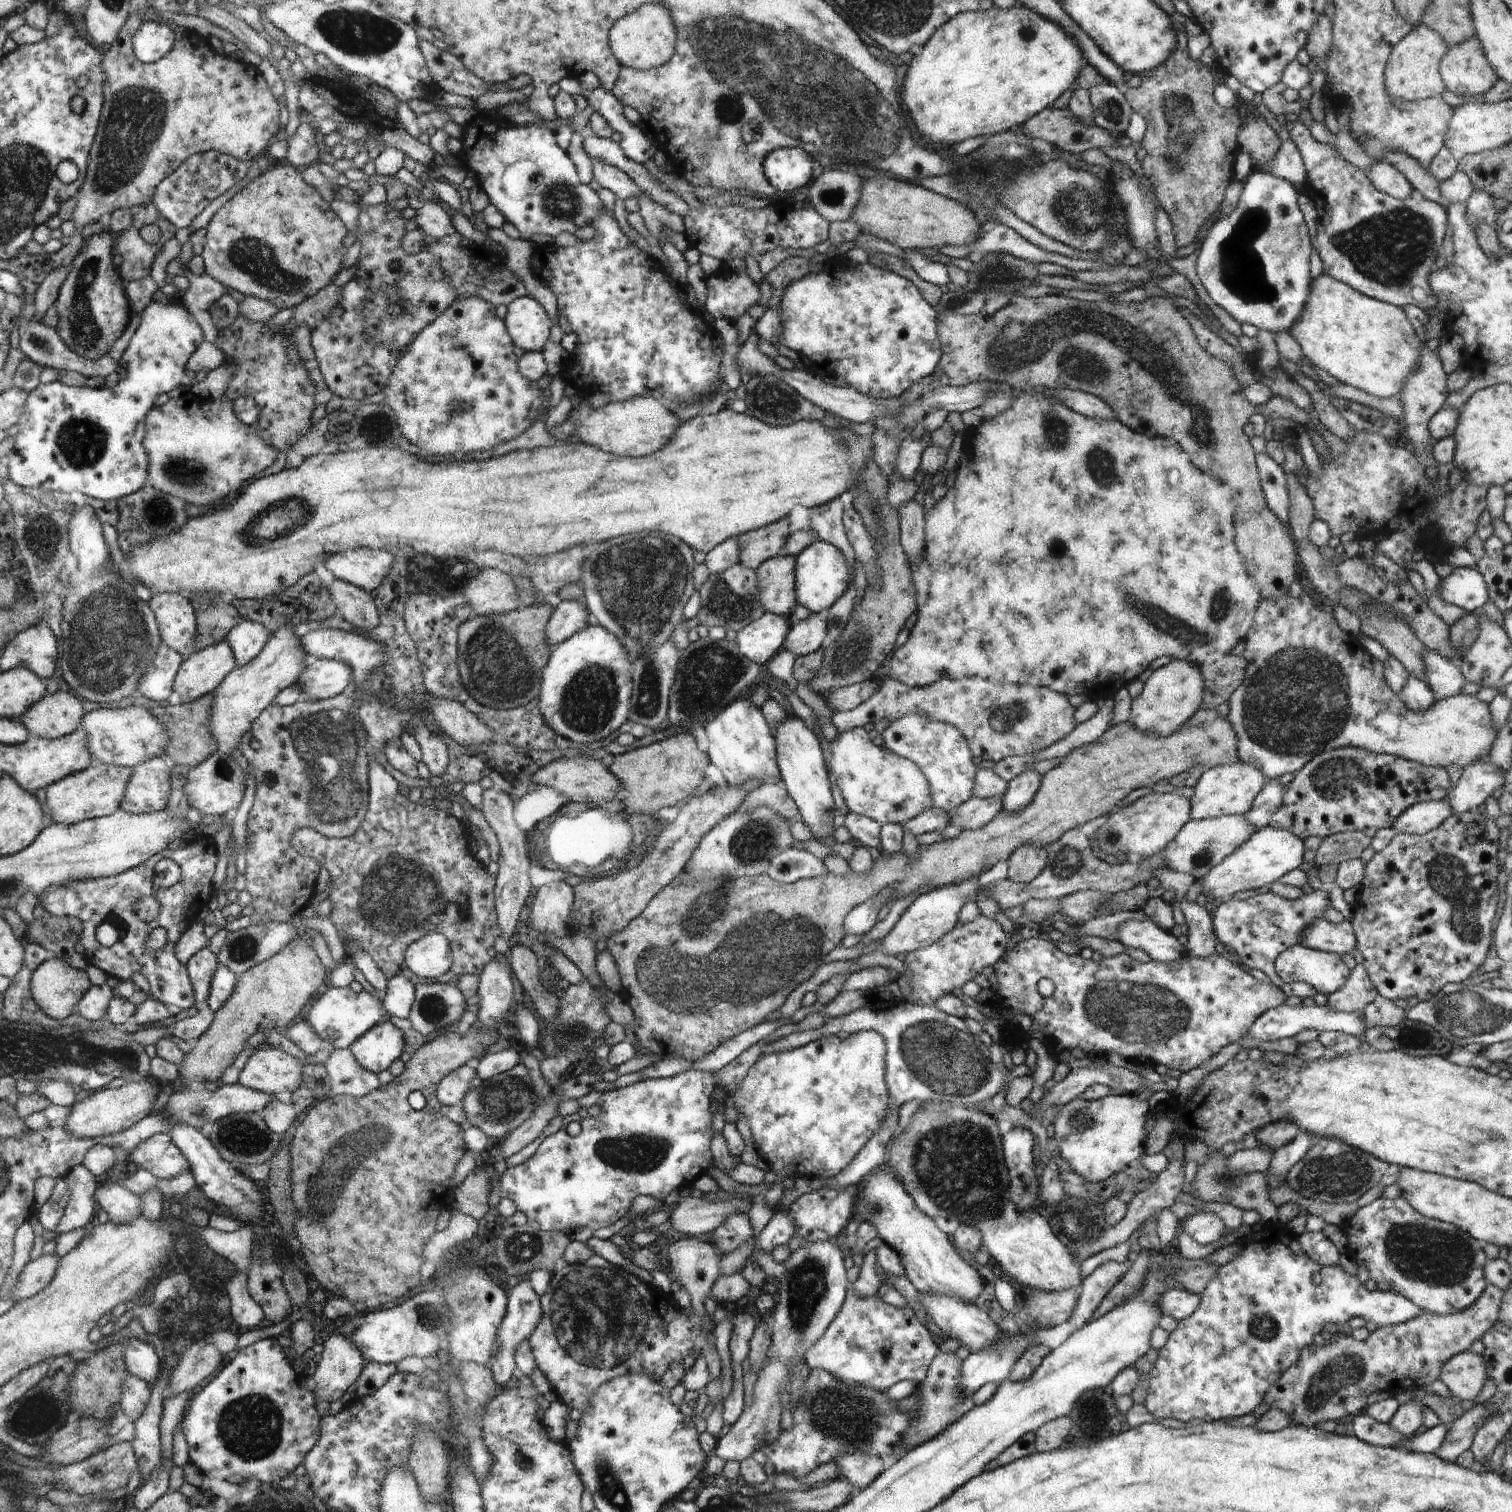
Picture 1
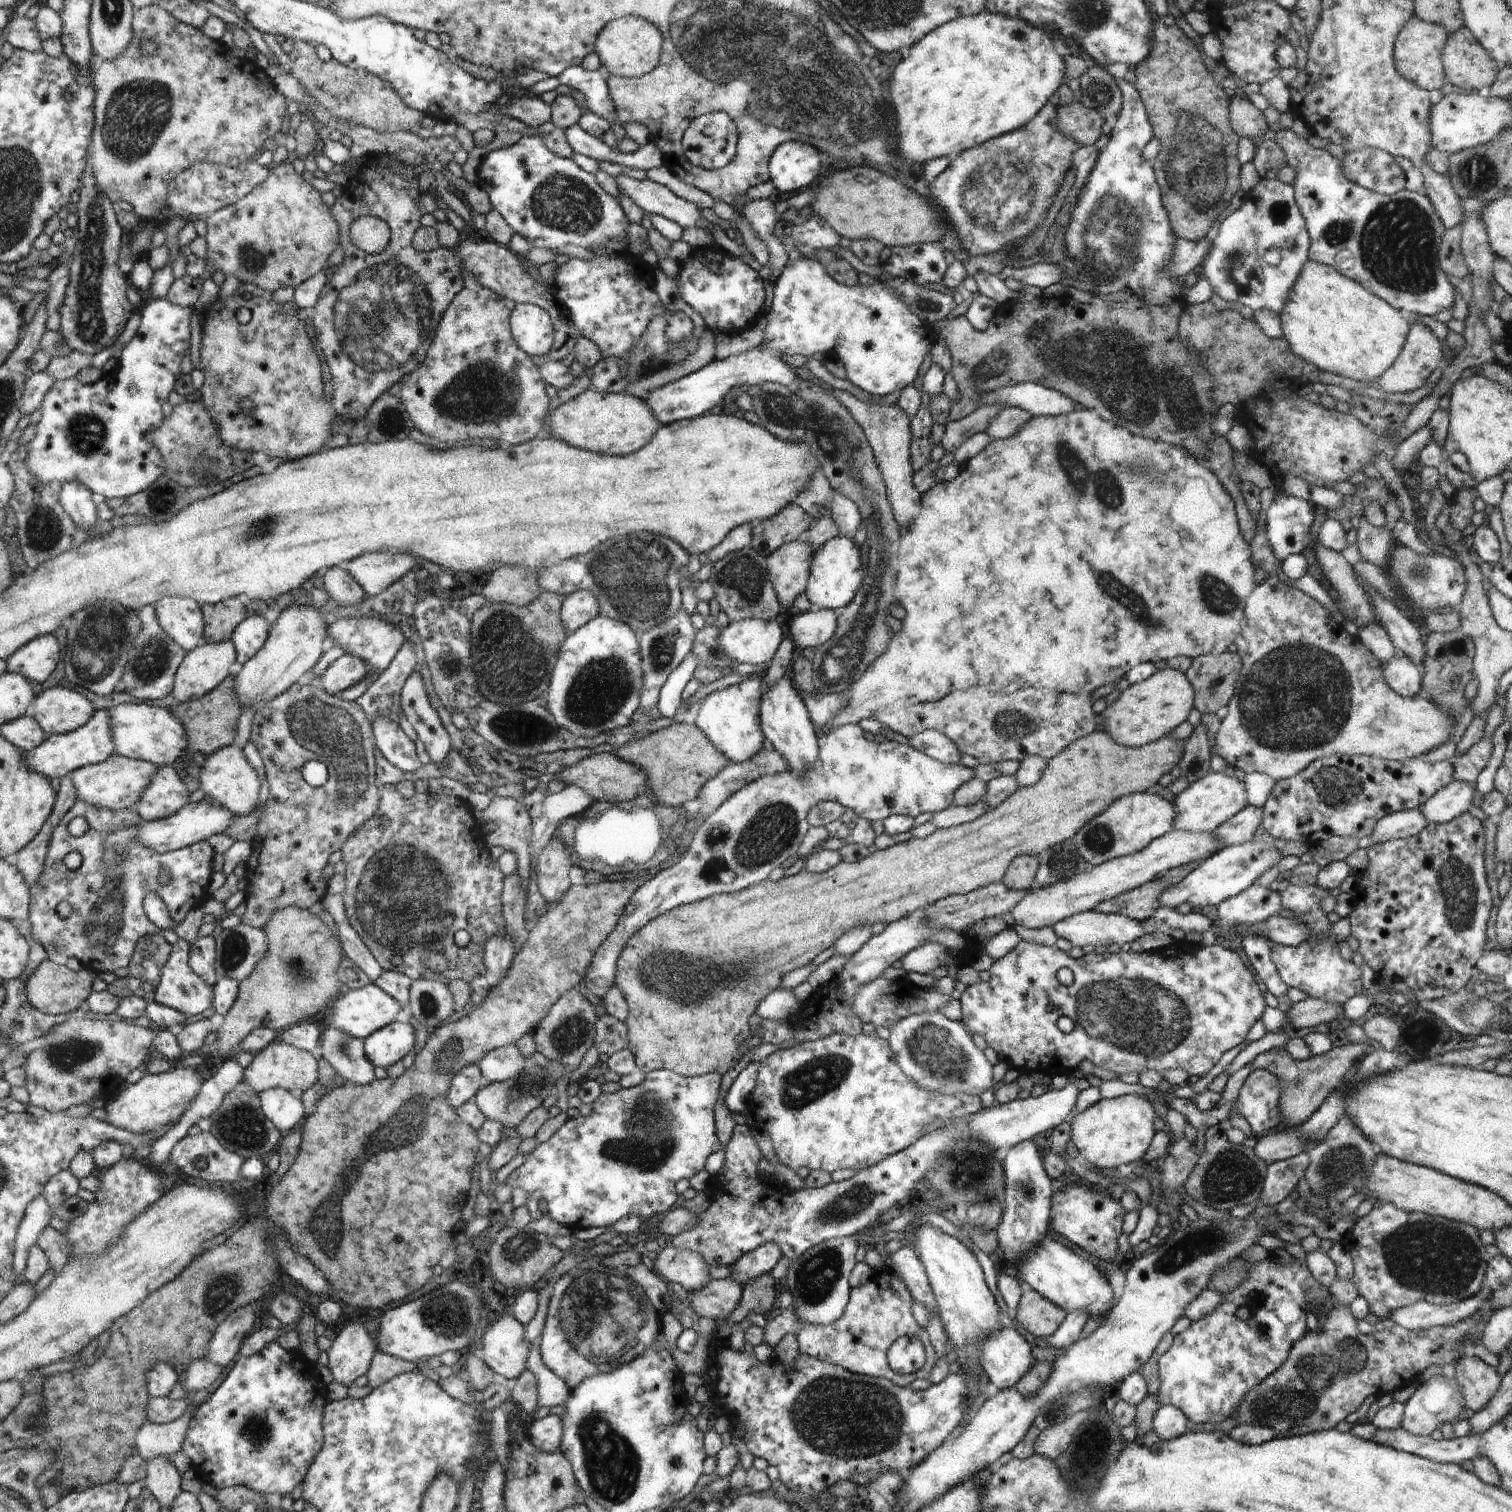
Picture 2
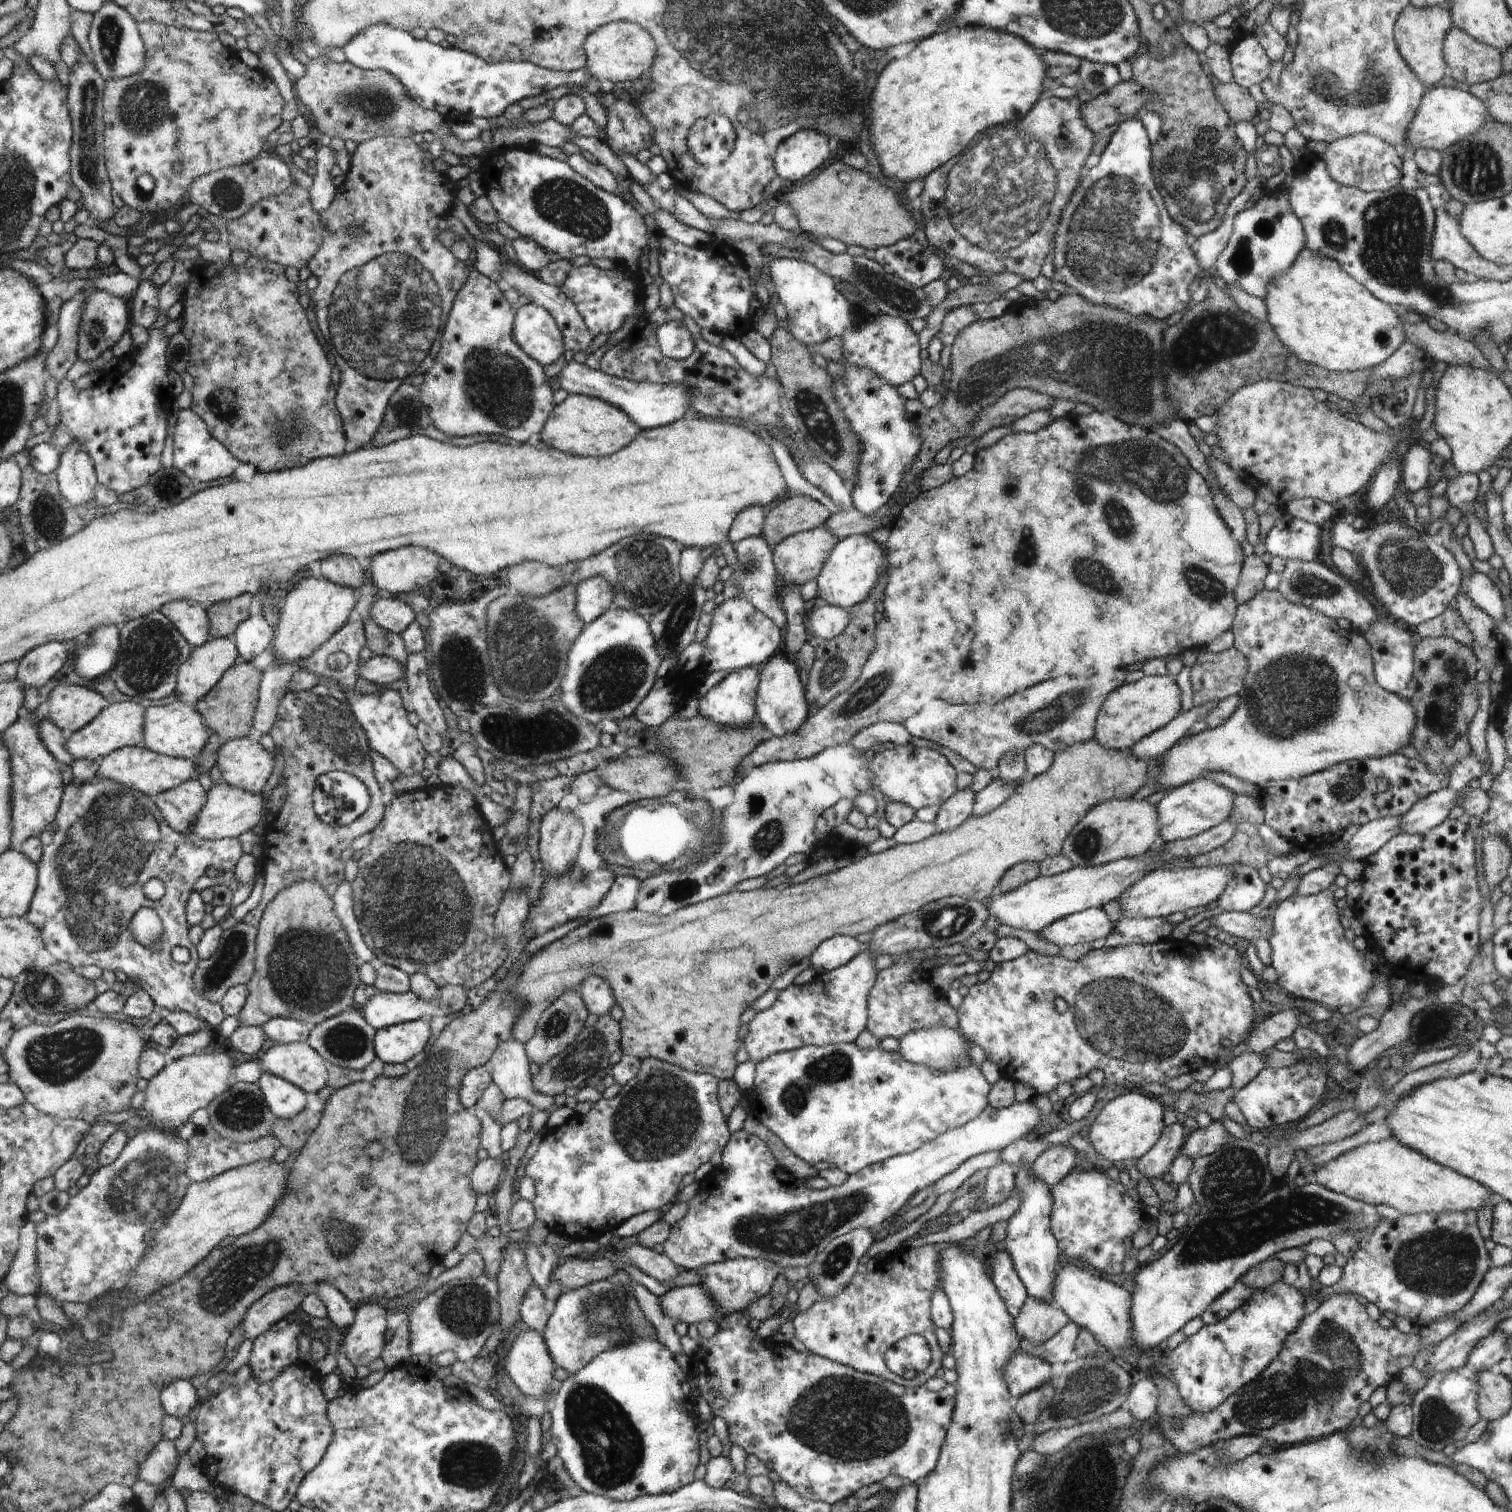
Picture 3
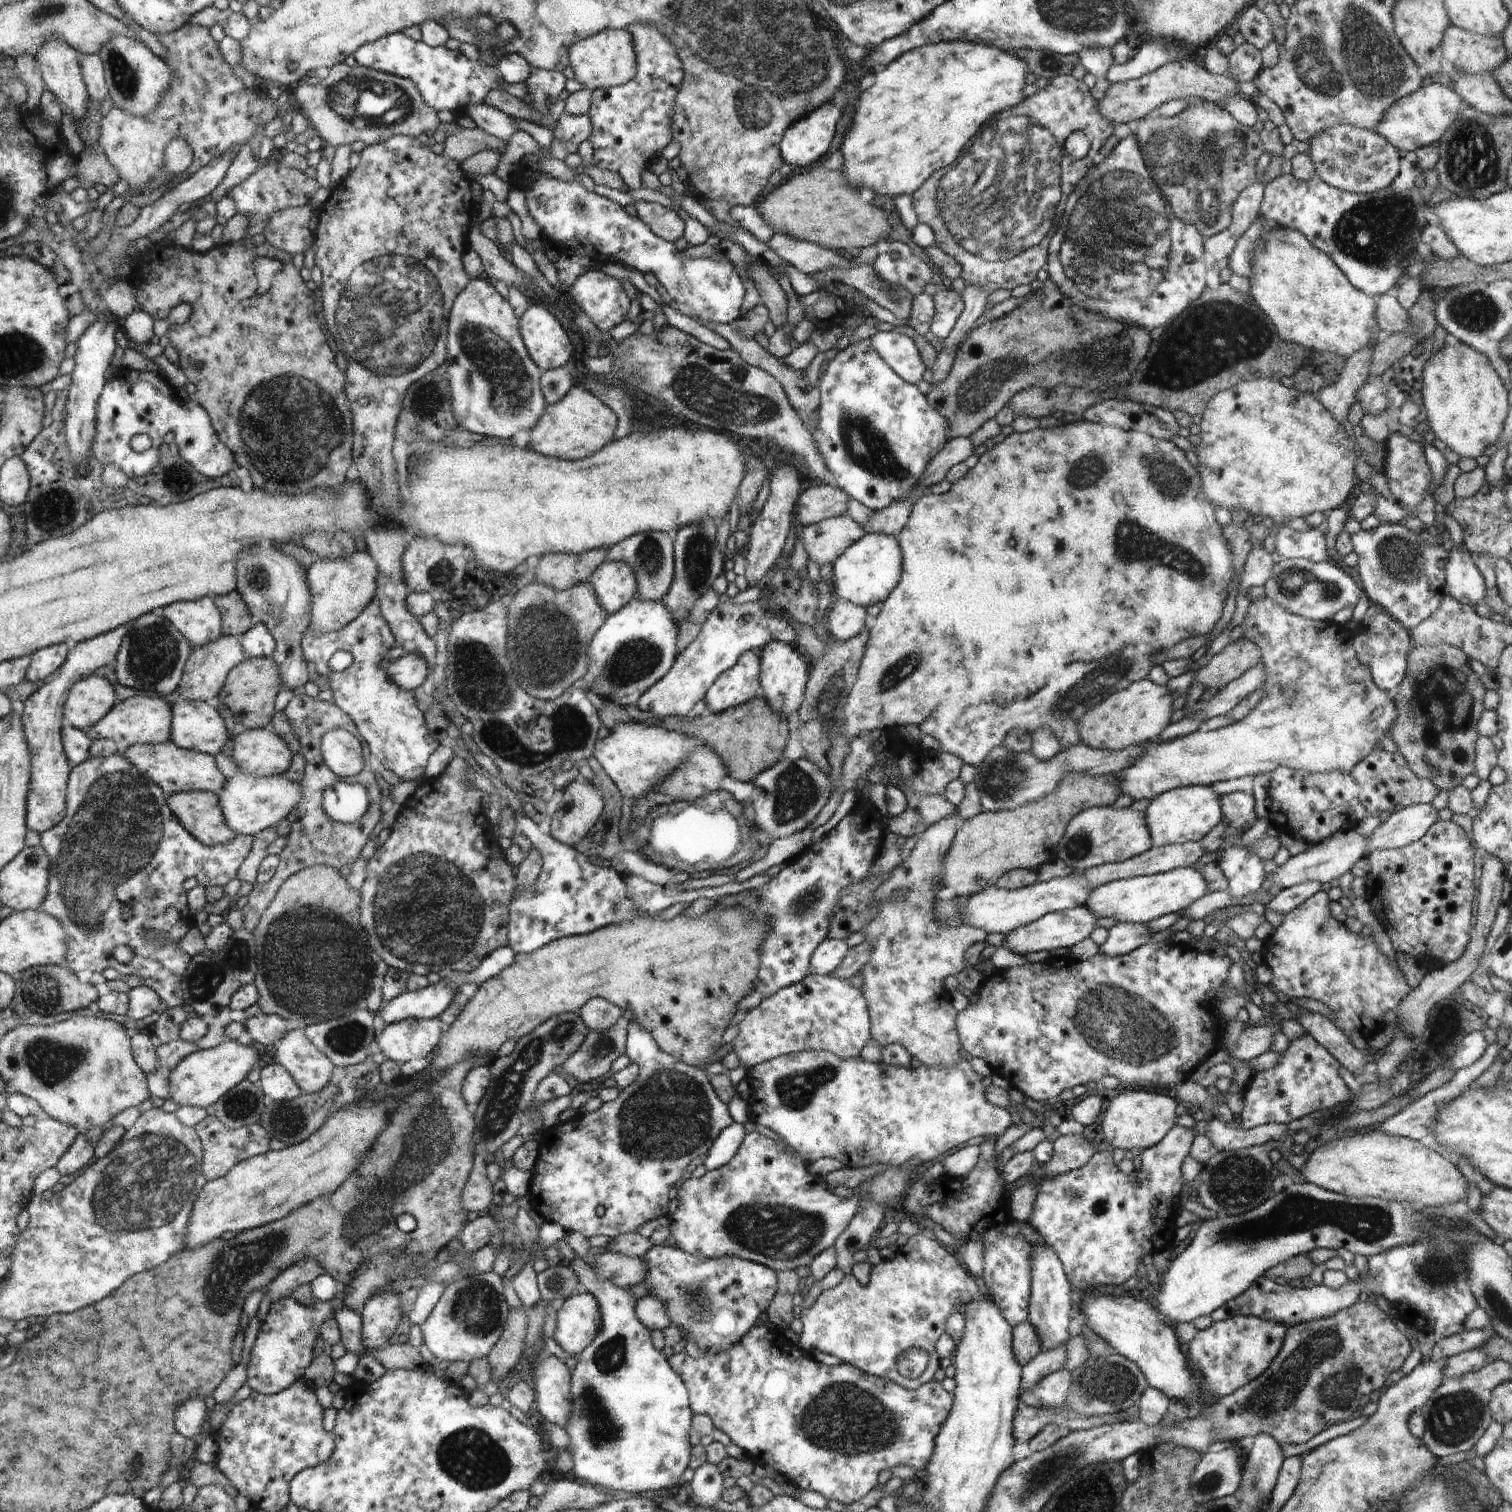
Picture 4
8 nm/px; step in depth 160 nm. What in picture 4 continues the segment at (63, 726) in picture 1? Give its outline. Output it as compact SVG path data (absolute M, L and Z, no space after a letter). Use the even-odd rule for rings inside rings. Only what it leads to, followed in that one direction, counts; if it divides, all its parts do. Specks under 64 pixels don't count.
M93 675L80 680L68 696L65 720L88 733L96 724L112 712L117 706L118 692L114 688L114 677L106 678Z

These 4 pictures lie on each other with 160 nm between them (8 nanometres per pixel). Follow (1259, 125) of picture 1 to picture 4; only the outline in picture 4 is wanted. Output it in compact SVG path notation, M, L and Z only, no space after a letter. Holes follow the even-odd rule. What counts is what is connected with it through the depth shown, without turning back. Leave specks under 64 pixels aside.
M1182 58L1164 64L1162 68L1144 77L1127 82L1111 83L1104 98L1098 100L1096 106L1100 114L1112 124L1129 123L1133 125L1170 100L1191 101L1194 98L1200 98L1210 103L1220 104L1220 100L1224 100L1230 94L1239 94L1239 84L1236 80L1228 74L1211 73L1208 69L1198 66L1196 62Z

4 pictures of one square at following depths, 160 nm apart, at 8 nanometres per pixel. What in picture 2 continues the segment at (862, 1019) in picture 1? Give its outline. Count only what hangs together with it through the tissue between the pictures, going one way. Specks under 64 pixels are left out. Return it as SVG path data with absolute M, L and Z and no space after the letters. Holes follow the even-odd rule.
M925 1012L902 1019L890 1029L890 1039L887 1041L900 1068L929 1091L945 1095L968 1093L979 1096L993 1088L993 1066L975 1045L967 1026L950 1020L942 1013ZM752 1061L734 1079L725 1097L727 1107L733 1114L743 1114L750 1112L749 1098L757 1081L759 1062Z

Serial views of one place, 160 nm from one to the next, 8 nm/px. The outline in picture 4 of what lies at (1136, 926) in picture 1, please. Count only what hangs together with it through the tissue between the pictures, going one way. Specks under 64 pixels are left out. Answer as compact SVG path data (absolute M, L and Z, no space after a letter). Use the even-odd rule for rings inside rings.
M1083 906L1072 908L1068 911L1054 912L1034 923L1018 928L1006 935L1004 947L1012 953L1032 954L1032 952L1054 951L1059 948L1069 949L1078 944L1096 929L1098 918L1088 908Z

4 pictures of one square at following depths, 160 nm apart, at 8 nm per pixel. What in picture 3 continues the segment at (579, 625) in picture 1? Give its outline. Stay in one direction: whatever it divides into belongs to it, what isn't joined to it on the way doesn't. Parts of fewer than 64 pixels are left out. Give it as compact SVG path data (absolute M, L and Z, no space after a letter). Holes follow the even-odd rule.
M596 576L577 584L576 613L585 625L612 608L612 586Z

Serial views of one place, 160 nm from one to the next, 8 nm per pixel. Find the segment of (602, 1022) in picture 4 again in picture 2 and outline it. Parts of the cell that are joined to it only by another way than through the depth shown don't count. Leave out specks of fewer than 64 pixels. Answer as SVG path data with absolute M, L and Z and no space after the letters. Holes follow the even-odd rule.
M847 724L839 726L835 728L833 731L830 731L827 735L820 735L819 738L820 745L820 754L819 758L815 760L812 767L808 767L807 770L804 771L795 771L794 769L787 769L786 771L777 772L772 775L764 775L762 778L756 779L752 783L748 783L746 787L736 791L734 795L730 796L724 804L714 812L712 815L708 815L706 819L697 826L695 832L691 833L688 836L689 845L685 853L681 856L681 859L677 864L670 866L670 868L657 871L656 875L648 878L644 878L644 882L637 888L634 896L630 902L628 902L616 928L611 932L610 935L607 936L606 942L600 946L599 950L595 952L594 958L591 960L590 966L587 968L587 974L582 980L581 989L587 990L595 994L600 999L615 985L615 974L617 971L617 960L621 955L622 949L627 945L627 942L631 939L631 936L635 935L636 931L639 931L643 926L646 926L651 922L652 919L655 919L657 916L663 915L665 912L670 912L674 910L676 907L682 907L686 903L695 903L699 900L704 900L712 895L719 895L720 893L731 893L742 891L748 886L757 885L758 883L762 883L763 880L768 878L768 874L774 871L778 866L782 866L792 854L796 854L796 850L800 848L800 844L802 844L802 840L804 840L804 836L806 836L806 832L808 832L809 824L806 822L806 814L808 814L808 810L812 808L812 806L816 806L816 804L820 804L822 800L834 800L834 802L839 802L847 808L852 808L858 817L866 818L866 820L872 822L882 822L882 820L886 819L887 816L901 814L908 815L912 818L918 816L918 814L923 812L938 812L943 811L951 806L954 800L955 792L959 790L960 787L963 786L967 780L970 780L975 776L973 770L969 767L965 767L963 765L951 765L943 763L942 761L933 759L931 756L924 754L923 752L917 751L914 747L911 747L907 744L902 744L897 741L885 741L882 743L878 743L877 741L867 740L863 735L863 730L859 724Z

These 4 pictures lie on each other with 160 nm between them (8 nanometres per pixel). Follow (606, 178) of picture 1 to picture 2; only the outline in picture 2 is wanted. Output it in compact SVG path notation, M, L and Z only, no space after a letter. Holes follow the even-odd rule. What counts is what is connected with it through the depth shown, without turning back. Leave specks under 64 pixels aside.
M616 176L620 187L644 210L679 224L683 229L704 225L703 212L698 205L674 195L668 187L651 179L637 180L628 176Z

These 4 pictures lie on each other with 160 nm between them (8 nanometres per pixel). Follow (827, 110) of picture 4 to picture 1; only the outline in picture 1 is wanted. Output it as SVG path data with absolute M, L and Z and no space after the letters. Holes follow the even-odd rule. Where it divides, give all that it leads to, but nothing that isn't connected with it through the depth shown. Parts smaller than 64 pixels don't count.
M778 147L764 160L764 176L775 188L776 195L790 194L802 188L814 176L812 157L801 148Z

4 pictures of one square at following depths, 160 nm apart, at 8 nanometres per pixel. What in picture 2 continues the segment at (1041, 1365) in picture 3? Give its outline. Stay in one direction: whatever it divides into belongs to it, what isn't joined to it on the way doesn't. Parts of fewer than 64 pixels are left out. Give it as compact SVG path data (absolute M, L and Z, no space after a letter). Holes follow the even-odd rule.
M1005 1326L981 1345L980 1366L1001 1391L1014 1389L1036 1362L1029 1343L1013 1328Z

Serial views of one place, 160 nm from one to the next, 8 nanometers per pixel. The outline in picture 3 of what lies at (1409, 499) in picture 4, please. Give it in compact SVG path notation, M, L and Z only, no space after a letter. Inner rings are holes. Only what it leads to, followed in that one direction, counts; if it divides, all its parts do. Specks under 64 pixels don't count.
M1415 445L1403 457L1400 464L1401 487L1404 491L1415 493L1429 482L1434 454L1420 445Z

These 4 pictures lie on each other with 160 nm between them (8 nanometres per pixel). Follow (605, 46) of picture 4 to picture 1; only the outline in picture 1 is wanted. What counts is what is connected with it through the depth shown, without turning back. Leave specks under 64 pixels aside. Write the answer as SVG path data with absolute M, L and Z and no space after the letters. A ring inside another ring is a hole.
M650 3L630 12L621 18L610 30L609 44L616 60L622 67L632 67L636 70L647 71L651 68L662 67L670 62L675 54L678 30L674 17L666 5Z

